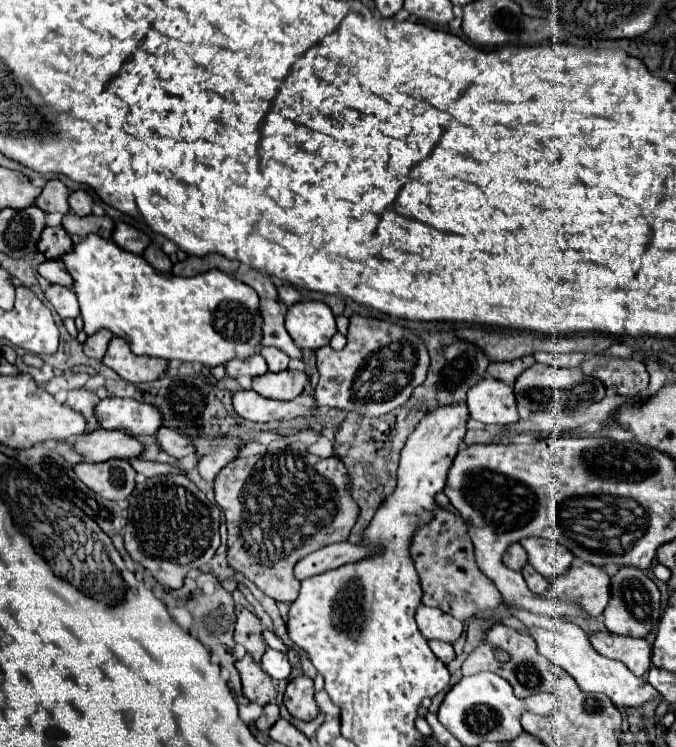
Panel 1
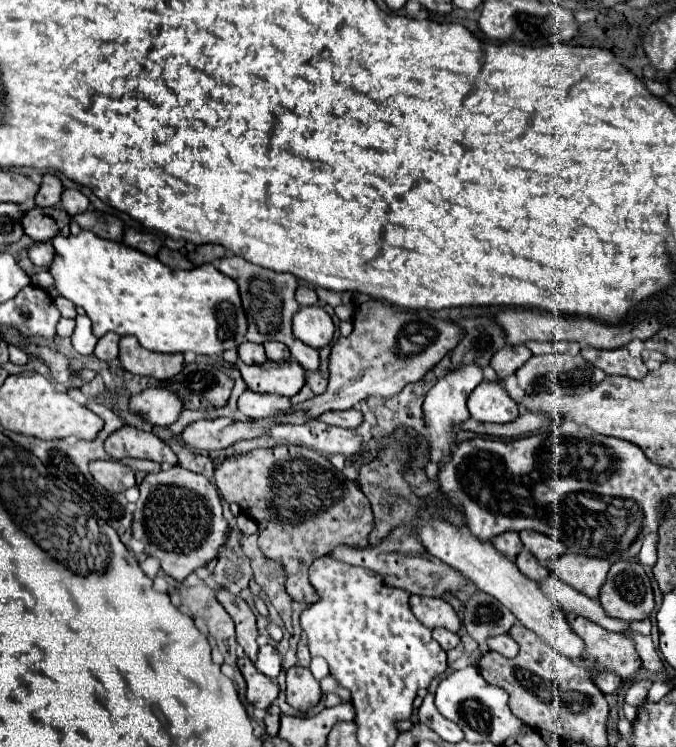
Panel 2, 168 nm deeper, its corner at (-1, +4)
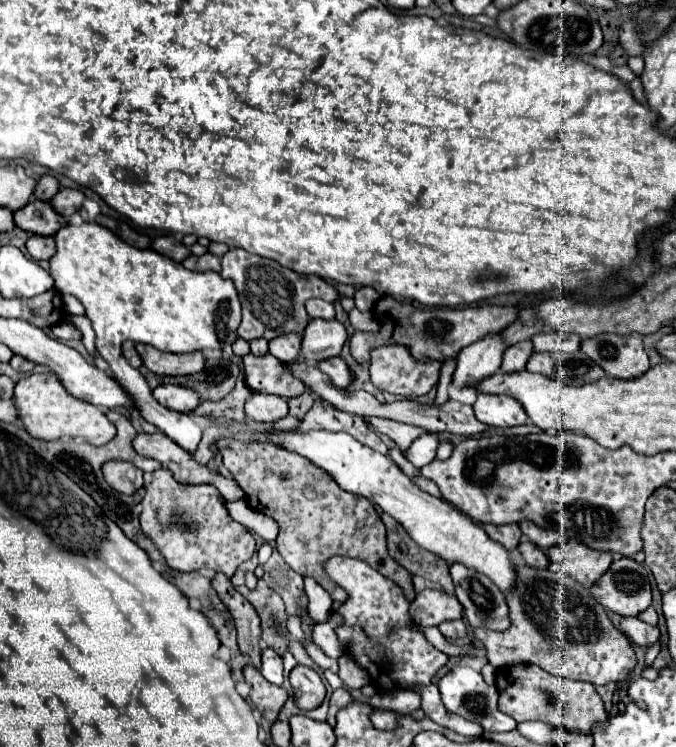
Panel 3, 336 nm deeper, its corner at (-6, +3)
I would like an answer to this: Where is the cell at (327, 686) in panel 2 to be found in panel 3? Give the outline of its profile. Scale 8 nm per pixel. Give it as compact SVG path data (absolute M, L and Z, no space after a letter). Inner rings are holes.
M343 654L339 658L339 676L351 690L363 688L363 686L367 686L371 682L369 674L363 668L359 668L357 662L353 662L353 658L347 656L347 654Z

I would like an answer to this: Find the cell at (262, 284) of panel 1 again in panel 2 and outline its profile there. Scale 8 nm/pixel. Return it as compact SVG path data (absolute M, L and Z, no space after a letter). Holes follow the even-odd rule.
M224 257L216 263L216 267L224 273L236 279L240 287L240 297L246 307L246 317L248 317L248 333L246 339L252 343L266 343L266 341L280 341L284 343L292 359L296 359L304 369L314 371L318 369L318 351L304 345L292 335L292 315L298 311L298 303L294 299L294 291L298 287L298 279L290 273L278 273L254 263L248 263L242 257Z

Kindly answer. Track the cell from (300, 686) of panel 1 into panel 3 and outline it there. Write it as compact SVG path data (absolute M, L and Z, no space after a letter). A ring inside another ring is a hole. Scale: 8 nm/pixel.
M295 666L289 674L289 682L293 686L295 704L301 710L313 710L325 700L325 686L315 670L307 666Z

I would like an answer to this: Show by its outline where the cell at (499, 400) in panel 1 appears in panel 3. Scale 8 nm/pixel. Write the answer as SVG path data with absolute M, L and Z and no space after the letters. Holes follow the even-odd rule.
M477 394L477 402L473 404L475 416L479 422L487 426L519 426L525 422L527 414L523 406L511 396L489 396Z

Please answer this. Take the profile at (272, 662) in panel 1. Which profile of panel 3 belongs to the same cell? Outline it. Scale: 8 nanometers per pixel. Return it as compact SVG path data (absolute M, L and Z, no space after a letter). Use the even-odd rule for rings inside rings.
M267 648L267 650L261 652L261 658L263 658L263 666L261 666L263 678L269 680L271 684L281 686L281 682L283 682L283 662L281 662L281 656Z

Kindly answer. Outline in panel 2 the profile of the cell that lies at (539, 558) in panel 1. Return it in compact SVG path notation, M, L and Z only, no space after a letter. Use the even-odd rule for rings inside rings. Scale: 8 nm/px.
M520 531L520 539L524 543L524 547L542 563L548 563L552 559L556 559L558 555L562 555L566 551L566 547L552 539L546 537L544 533L536 533L536 531Z

